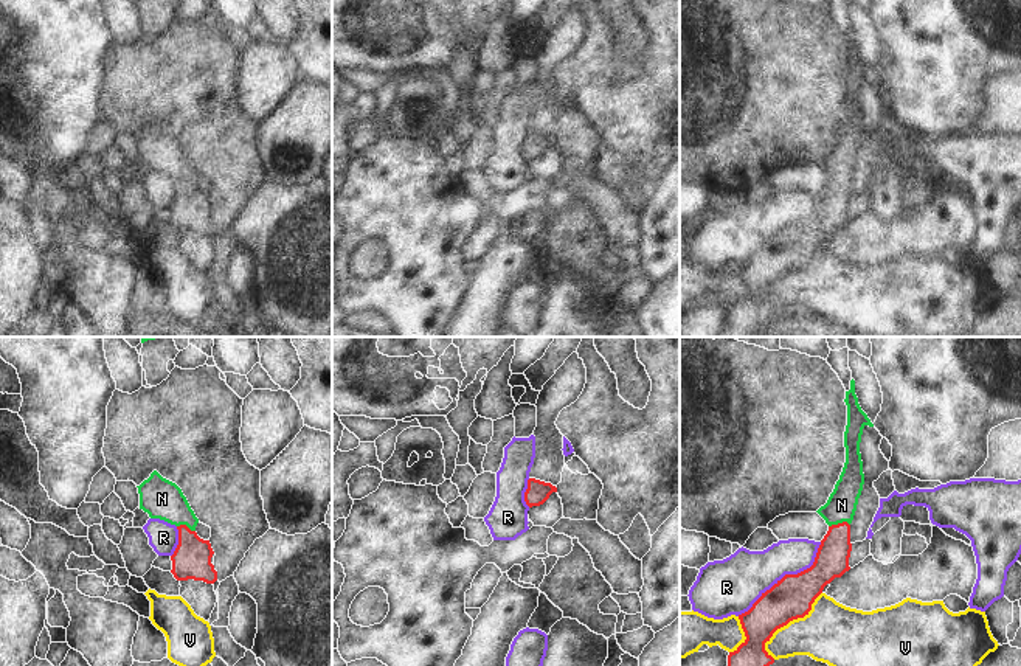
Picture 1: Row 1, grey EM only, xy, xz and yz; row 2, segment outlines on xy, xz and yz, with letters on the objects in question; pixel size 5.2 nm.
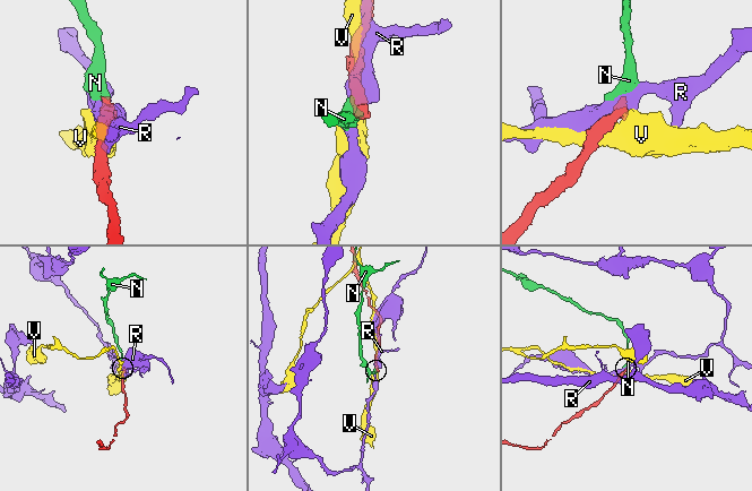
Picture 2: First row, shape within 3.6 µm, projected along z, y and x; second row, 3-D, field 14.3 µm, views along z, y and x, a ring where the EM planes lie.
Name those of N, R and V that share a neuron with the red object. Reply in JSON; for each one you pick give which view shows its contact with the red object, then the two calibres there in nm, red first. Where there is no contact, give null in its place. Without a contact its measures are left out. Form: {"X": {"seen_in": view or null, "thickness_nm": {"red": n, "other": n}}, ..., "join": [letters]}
{"N": {"seen_in": "yz", "thickness_nm": {"red": 180, "other": 160}}, "join": ["N"]}

